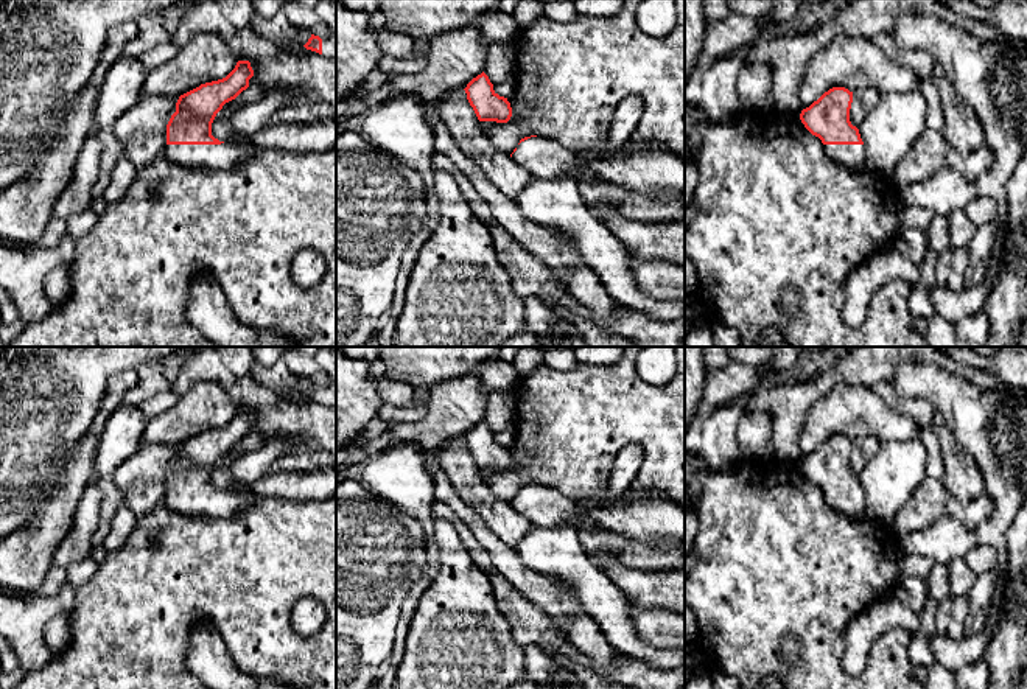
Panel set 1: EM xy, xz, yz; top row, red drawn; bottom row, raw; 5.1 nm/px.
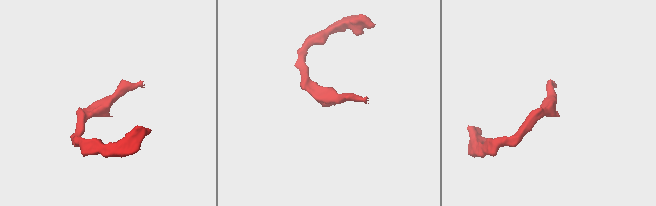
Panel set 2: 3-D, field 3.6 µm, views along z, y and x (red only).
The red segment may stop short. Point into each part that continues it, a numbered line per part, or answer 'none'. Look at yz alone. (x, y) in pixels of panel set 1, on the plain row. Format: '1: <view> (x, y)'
1: yz (853, 504)

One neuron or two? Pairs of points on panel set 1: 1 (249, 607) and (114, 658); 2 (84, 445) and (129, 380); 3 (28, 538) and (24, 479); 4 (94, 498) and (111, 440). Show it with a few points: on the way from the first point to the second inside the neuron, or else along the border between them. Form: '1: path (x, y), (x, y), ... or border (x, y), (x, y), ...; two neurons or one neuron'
1: path (215, 605), (176, 605), (162, 619), (148, 624); one neuron
2: path (97, 428), (112, 395); one neuron
3: border (50, 495), (16, 531); two neurons
4: border (95, 470), (100, 476); two neurons

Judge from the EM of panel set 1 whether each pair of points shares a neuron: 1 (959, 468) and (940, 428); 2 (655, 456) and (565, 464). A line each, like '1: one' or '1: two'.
1: one
2: one

